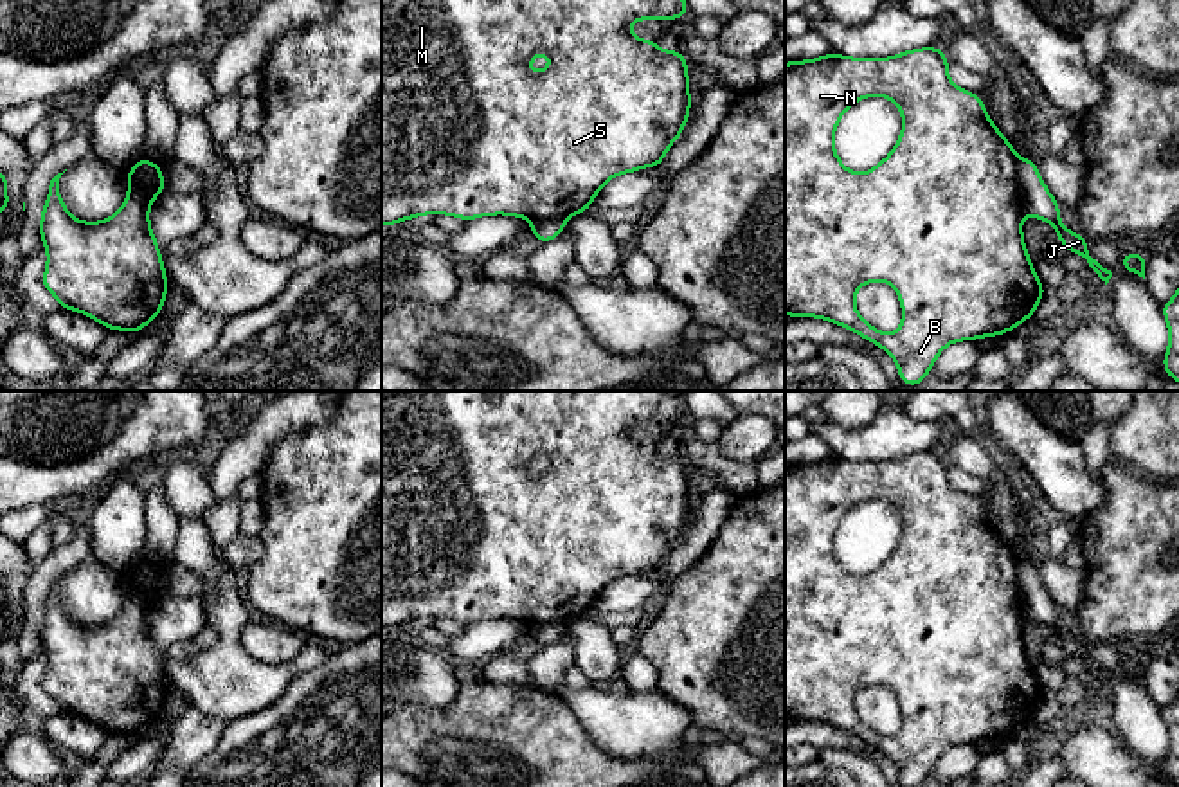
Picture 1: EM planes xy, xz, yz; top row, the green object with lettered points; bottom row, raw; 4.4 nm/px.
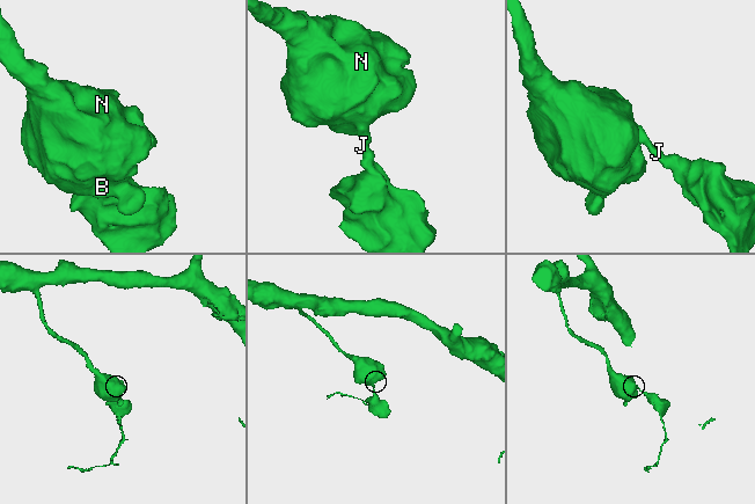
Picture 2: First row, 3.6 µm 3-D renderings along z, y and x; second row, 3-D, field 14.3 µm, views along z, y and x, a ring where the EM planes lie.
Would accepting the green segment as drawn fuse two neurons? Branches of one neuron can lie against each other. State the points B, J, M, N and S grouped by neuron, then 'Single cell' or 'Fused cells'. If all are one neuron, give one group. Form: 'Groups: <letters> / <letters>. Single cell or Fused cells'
Groups: B M N S / J. Fused cells

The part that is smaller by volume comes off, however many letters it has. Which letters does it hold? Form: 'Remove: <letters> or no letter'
Remove: J

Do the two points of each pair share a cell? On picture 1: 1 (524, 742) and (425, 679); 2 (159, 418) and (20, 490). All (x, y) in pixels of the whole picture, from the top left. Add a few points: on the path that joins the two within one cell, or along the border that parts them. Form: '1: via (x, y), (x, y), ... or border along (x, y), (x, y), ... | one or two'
1: border along (459, 685), (454, 699), (447, 705), (413, 705) | two
2: via (125, 449), (89, 478), (69, 485), (54, 485) | one

